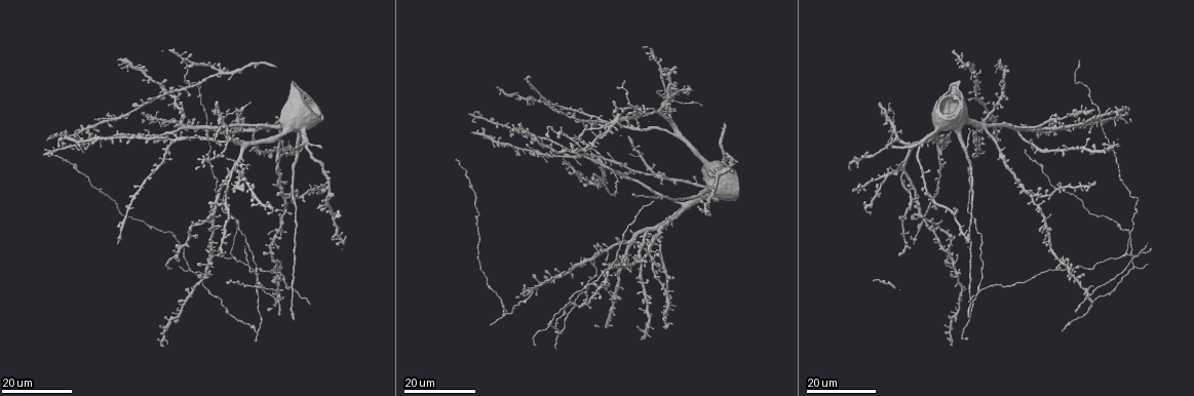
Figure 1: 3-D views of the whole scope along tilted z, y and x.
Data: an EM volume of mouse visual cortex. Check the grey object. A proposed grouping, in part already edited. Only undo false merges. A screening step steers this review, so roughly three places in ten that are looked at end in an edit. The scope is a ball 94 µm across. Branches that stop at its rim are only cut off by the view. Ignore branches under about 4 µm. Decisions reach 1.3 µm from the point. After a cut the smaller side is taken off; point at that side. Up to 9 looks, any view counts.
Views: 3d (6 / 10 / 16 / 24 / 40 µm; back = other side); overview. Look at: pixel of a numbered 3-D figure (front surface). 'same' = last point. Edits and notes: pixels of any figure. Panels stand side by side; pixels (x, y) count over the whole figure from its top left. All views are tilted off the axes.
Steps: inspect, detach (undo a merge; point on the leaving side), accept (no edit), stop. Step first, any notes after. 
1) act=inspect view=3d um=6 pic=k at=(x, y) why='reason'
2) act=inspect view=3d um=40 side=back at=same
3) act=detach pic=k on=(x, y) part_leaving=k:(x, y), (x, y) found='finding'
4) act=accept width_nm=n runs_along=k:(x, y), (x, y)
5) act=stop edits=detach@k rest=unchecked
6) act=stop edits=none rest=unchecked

act=inspect view=3d um=24 pic=1 at=(1115, 156) why='sudden change in width'

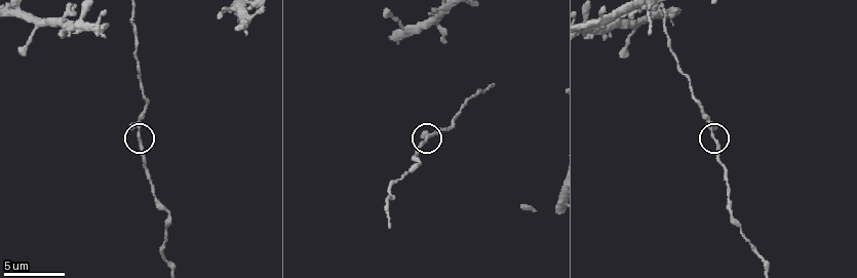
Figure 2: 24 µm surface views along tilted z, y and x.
act=inspect view=3d um=6 pic=2 at=(138, 134)

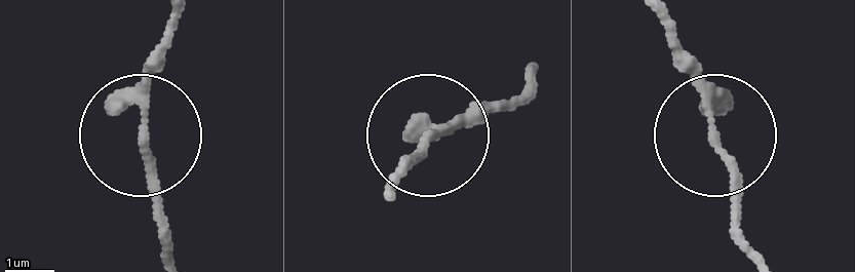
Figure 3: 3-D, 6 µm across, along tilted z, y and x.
act=accept arms=3 runs_along=3:(164, 253), (143, 117), (171, 10) found='one cell here'

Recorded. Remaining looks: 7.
act=inspect view=3d um=24 pic=1 at=(220, 68) why='three arms meet'

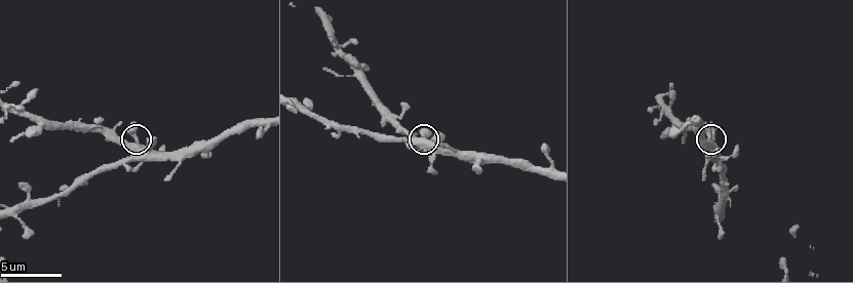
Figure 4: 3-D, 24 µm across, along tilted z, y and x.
act=inspect view=3d um=10 pic=4 at=(133, 145)

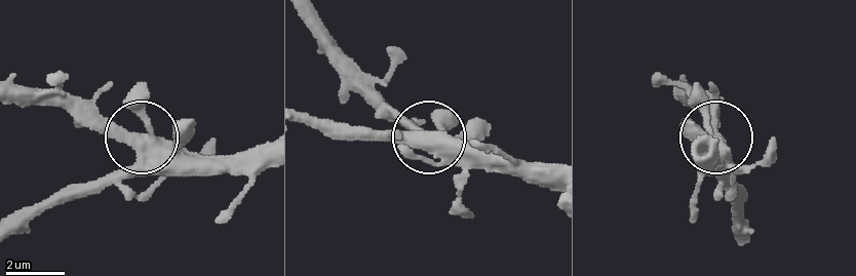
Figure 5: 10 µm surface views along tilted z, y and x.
act=accept width_nm=390 found='one cell here'

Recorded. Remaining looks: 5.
act=inspect view=3d um=16 pic=1 at=(300, 151)

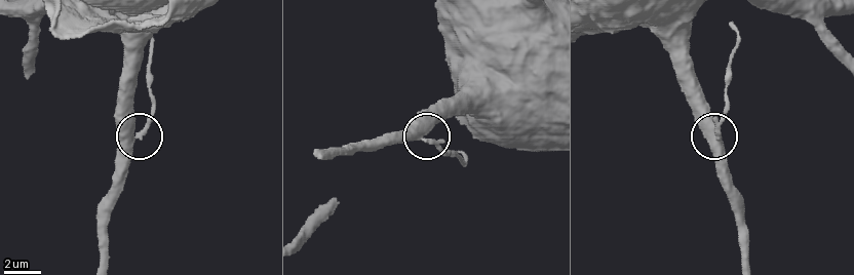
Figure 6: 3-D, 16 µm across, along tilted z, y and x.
act=inspect view=3d um=6 pic=6 at=(141, 132)

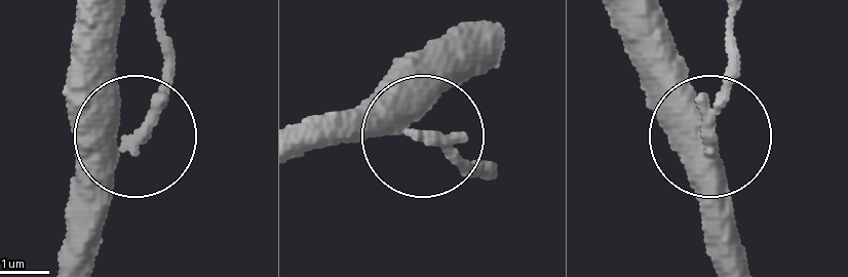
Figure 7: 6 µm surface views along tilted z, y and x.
act=detach pic=7 on=(162, 81) side_arm_um=7 found='a second cell is stuck on'

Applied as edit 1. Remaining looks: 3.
act=inspect view=overview why='see it whole again'

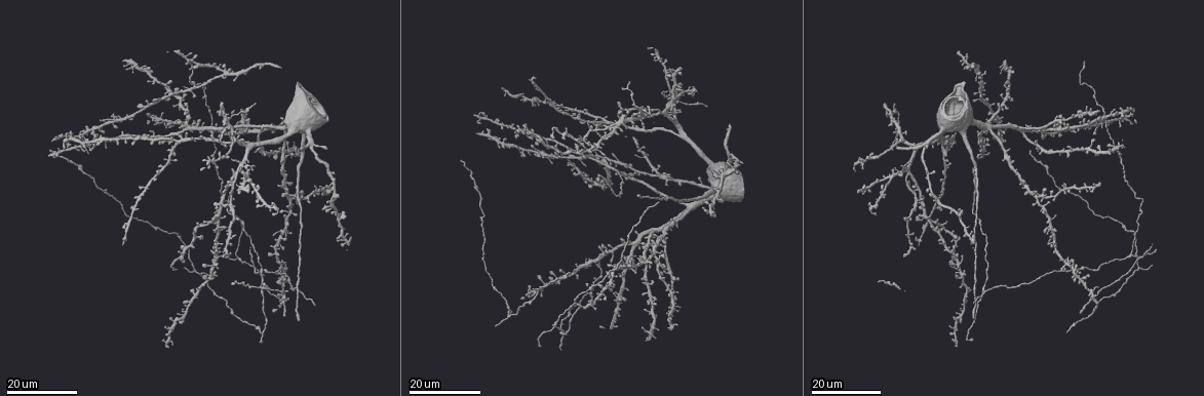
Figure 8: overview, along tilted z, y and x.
act=inspect view=3d um=16 pic=8 at=(895, 122) why='three arms meet'

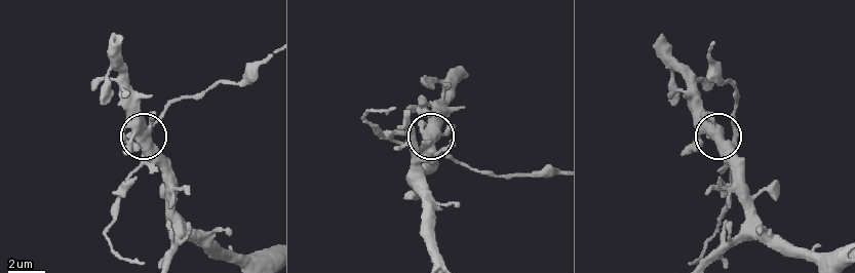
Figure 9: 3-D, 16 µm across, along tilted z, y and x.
act=inspect view=3d um=6 pic=9 at=(723, 145)

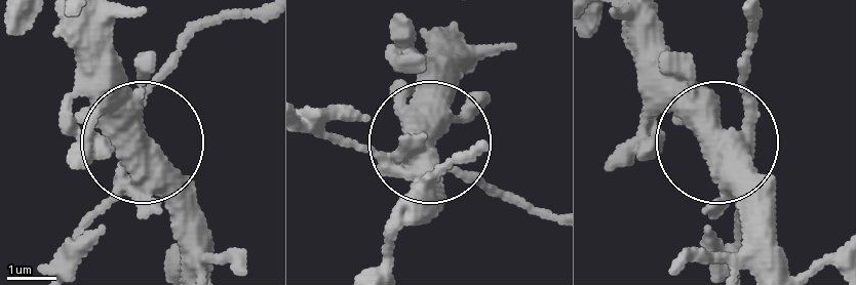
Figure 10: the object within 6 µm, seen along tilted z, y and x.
act=detach pic=10 on=(98, 231) arms=3 part_leaving=10:(392, 158), (551, 212) found='two cells meet here'

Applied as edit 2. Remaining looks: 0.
act=stop edits=detach@7,detach@10 rest=unchecked

